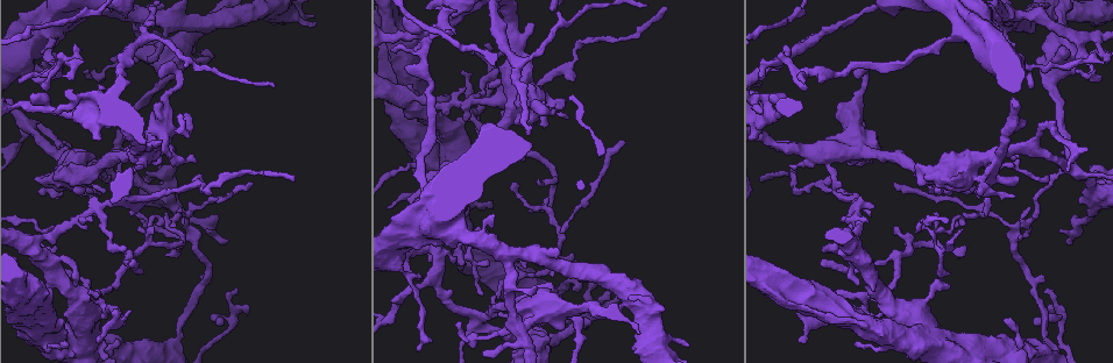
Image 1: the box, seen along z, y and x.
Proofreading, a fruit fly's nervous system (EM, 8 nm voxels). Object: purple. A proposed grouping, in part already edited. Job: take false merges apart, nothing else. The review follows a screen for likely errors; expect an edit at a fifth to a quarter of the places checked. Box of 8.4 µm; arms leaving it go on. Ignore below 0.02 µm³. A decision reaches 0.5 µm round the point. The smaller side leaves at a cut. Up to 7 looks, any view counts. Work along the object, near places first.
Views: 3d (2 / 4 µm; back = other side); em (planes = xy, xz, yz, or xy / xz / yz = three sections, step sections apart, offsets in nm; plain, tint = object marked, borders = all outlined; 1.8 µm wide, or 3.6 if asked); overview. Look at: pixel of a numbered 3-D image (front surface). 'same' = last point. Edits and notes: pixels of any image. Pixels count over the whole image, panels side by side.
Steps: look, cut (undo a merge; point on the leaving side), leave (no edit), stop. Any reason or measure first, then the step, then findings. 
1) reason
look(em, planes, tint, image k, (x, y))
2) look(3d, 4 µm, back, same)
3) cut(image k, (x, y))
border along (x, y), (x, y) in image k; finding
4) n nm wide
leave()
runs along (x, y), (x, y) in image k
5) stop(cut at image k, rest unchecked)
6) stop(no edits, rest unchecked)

look(3d, 4 µm, image 1, (81, 345))

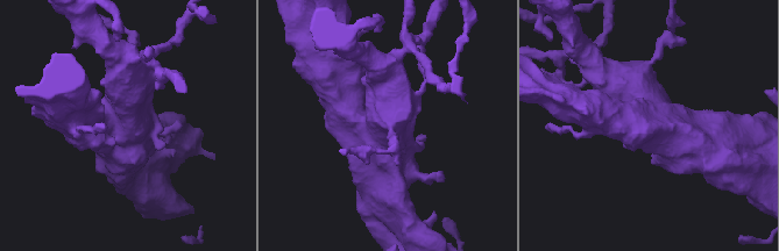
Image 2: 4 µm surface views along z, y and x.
look(em, 3.6 µm, yz, step 4, tint, image 2, (384, 145))

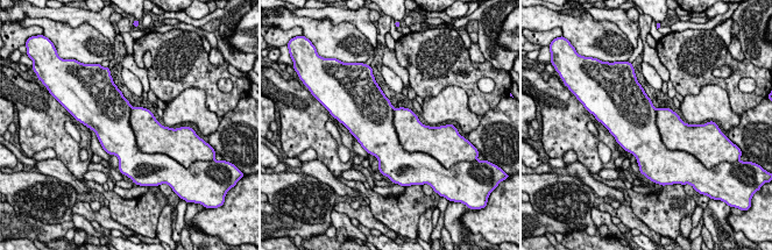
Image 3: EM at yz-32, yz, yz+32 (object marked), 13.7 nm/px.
cut(image 3, (151, 137))
border along (130, 107), (136, 145), (156, 154) in image 3; a second neuron is stuck on

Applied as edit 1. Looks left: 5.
redraw
look(overview)

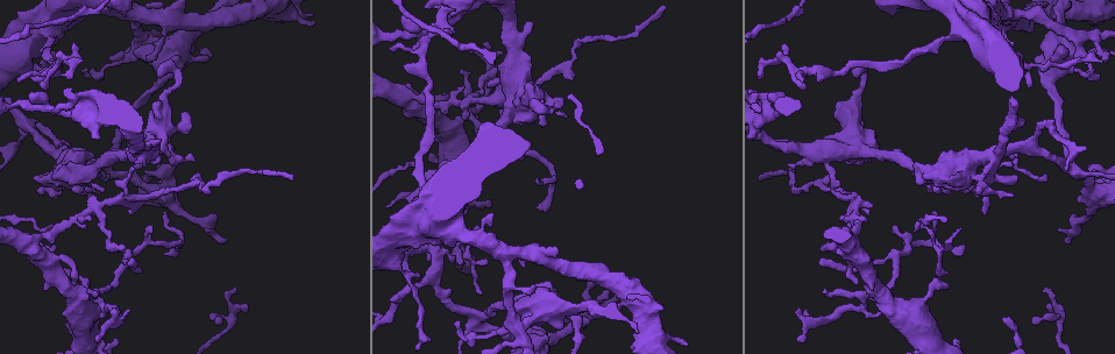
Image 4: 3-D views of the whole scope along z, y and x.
calibre changes
look(3d, 2 µm, image 4, (148, 188))

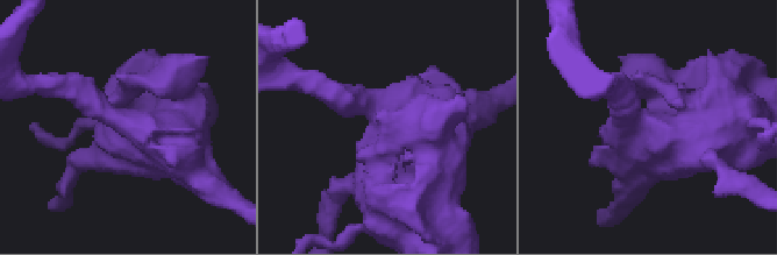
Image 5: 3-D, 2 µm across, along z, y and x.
need the tissue
look(em, planes, tint, image 5, (135, 124))

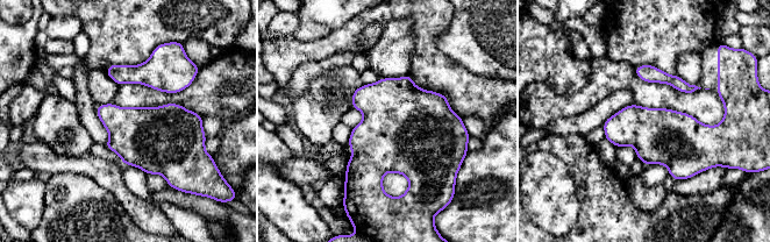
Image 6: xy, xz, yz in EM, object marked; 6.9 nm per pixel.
leave()
all the same neuron

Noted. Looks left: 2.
sudden change in width
look(em, planes, tint, image 4, (1051, 89))

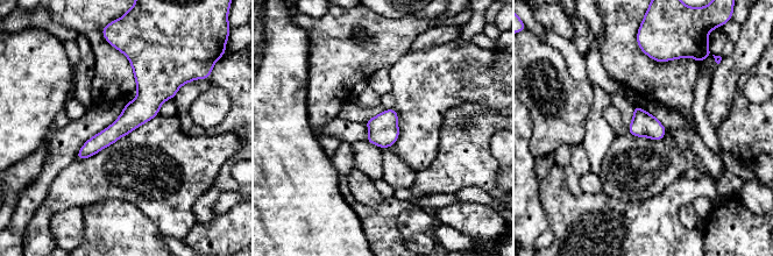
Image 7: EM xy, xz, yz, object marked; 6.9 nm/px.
leave()
runs along (135, 58), (144, 102), (79, 156) in image 7; all the same neuron

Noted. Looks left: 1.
stop(cut at image 3, rest unchecked)

